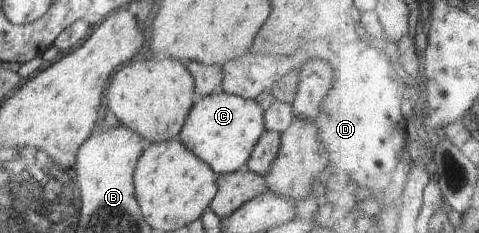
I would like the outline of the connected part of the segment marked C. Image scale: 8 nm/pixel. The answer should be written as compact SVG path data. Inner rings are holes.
M222 91L197 98L179 136L186 149L222 177L246 168L252 150L264 130L263 110L256 100L247 100Z

